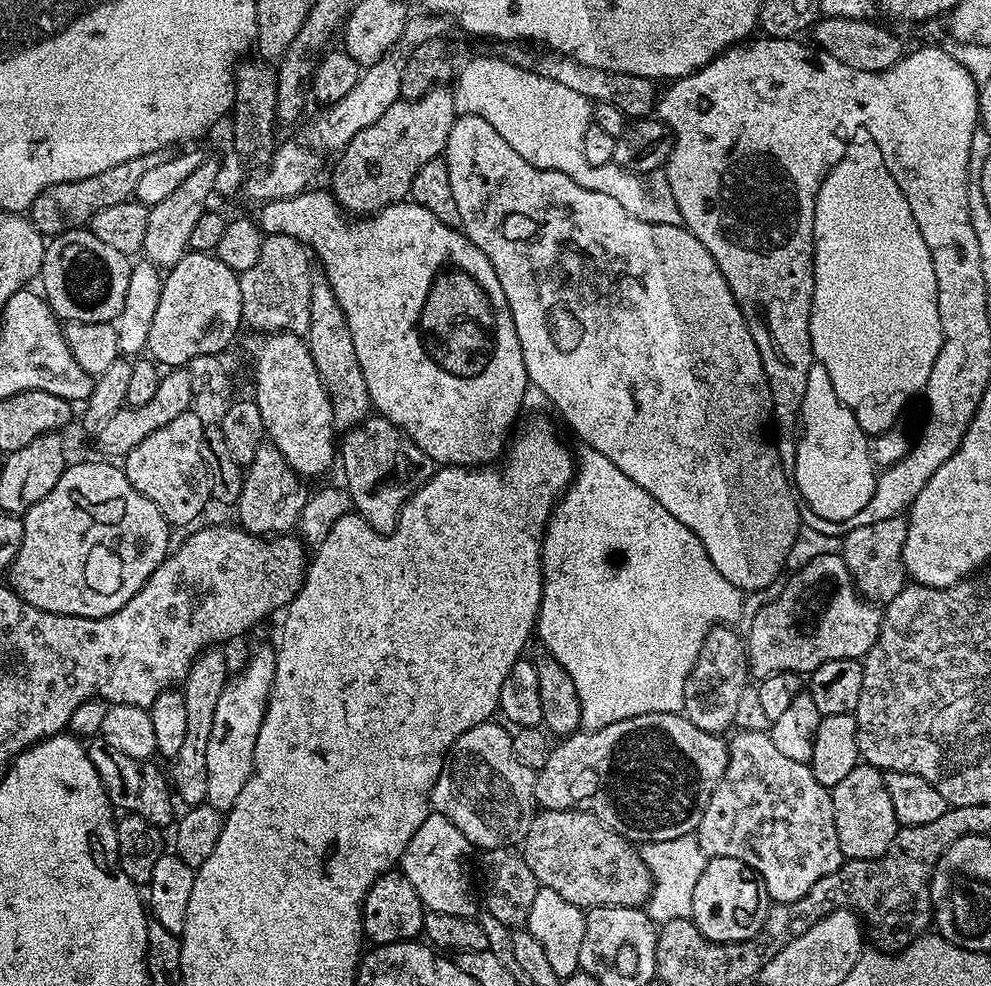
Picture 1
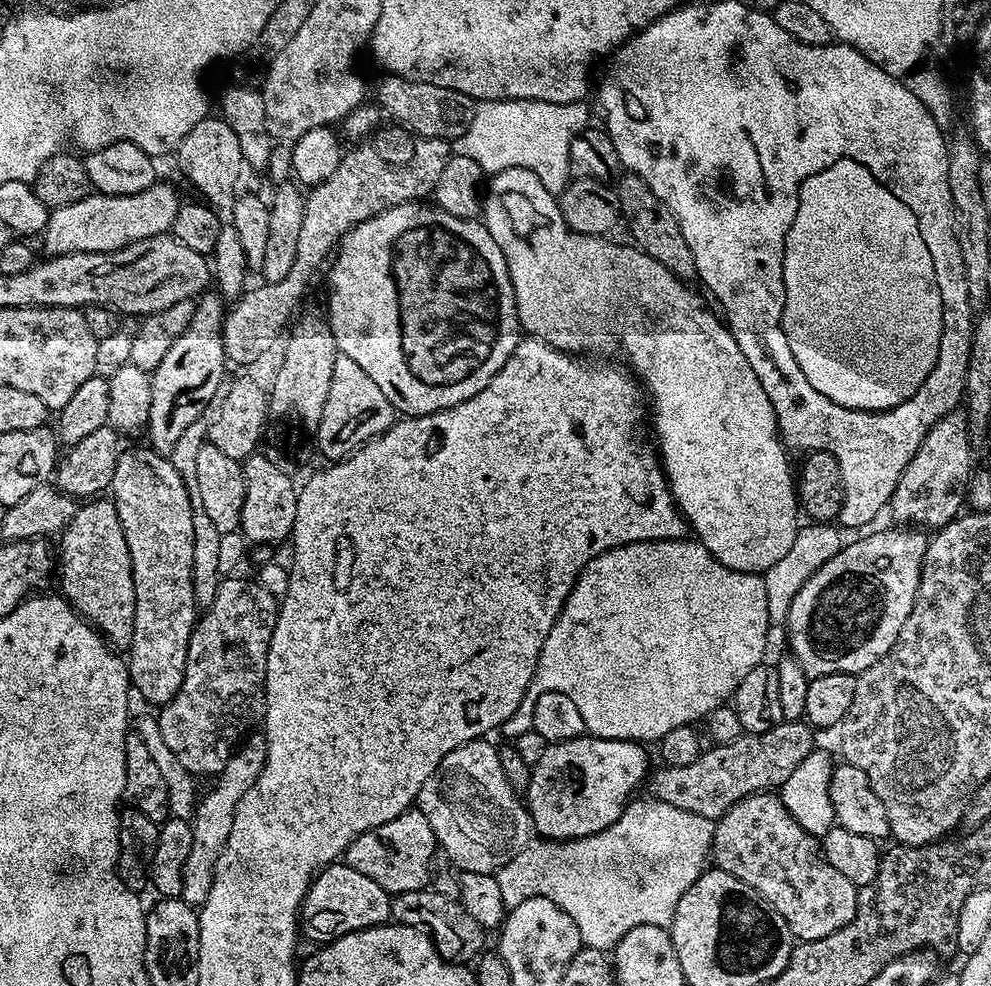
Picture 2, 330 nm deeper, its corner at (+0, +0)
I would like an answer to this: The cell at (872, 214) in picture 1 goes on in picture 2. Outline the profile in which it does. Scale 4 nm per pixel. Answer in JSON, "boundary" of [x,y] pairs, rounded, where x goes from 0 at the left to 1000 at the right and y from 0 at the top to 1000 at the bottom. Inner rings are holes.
{"boundary":[[[852,158],[834,168],[834,172],[817,176],[817,181],[809,185],[805,197],[805,217],[801,217],[801,225],[791,238],[791,289],[793,306],[789,332],[793,347],[797,347],[799,365],[805,367],[805,375],[809,375],[813,387],[817,387],[825,400],[834,400],[838,408],[871,418],[893,418],[918,405],[930,387],[934,387],[938,375],[942,375],[951,339],[951,298],[947,298],[947,286],[942,286],[942,265],[938,263],[938,254],[934,254],[934,245],[930,237],[926,237],[926,221],[922,221],[922,217],[918,217],[918,213],[902,201],[902,197],[898,197],[895,186],[884,183],[882,176],[878,176],[878,172],[865,162]]]}

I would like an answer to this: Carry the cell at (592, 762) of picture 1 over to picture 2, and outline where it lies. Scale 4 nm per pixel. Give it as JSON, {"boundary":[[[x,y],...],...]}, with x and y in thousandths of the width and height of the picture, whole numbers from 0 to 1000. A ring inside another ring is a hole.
{"boundary":[[[792,732],[766,744],[749,744],[741,753],[707,762],[703,771],[692,777],[666,777],[657,788],[661,810],[671,811],[684,822],[708,826],[719,834],[727,831],[741,813],[762,803],[786,800],[805,781],[805,773],[821,762],[820,739],[811,732]]]}

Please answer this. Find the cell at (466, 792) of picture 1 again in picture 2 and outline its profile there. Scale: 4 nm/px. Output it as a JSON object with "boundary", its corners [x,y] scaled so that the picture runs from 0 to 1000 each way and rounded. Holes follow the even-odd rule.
{"boundary":[[[491,749],[471,751],[466,757],[454,761],[450,769],[430,789],[426,801],[420,807],[420,815],[426,826],[430,826],[430,834],[434,834],[434,842],[438,842],[443,863],[456,872],[464,884],[495,884],[499,886],[519,866],[523,866],[535,851],[535,829],[526,808],[521,805],[504,772],[502,756],[491,755]]]}

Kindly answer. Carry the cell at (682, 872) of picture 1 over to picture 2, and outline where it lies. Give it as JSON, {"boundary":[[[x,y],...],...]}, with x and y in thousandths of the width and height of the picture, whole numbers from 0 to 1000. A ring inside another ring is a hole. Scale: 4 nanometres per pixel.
{"boundary":[[[635,810],[624,834],[612,838],[612,842],[603,846],[582,852],[534,851],[533,857],[498,886],[510,922],[516,923],[540,909],[555,911],[555,915],[579,931],[579,939],[583,939],[585,944],[586,958],[608,966],[621,962],[628,947],[632,947],[632,943],[640,943],[640,939],[655,937],[674,941],[684,923],[684,915],[688,915],[688,907],[692,907],[692,903],[696,903],[712,882],[713,876],[710,875],[716,872],[723,837],[708,830],[708,826],[684,822],[684,817],[676,817],[671,811],[642,810]]]}

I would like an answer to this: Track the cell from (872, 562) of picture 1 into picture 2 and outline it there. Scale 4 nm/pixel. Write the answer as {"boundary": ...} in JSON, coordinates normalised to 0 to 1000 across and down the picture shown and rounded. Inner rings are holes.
{"boundary":[[[972,413],[959,416],[959,420],[942,428],[930,452],[926,452],[922,465],[918,465],[914,477],[910,477],[898,508],[898,520],[904,526],[901,528],[908,533],[948,538],[970,522],[972,515],[969,514],[975,511],[983,482],[981,461],[983,455],[977,443],[977,419]]]}

